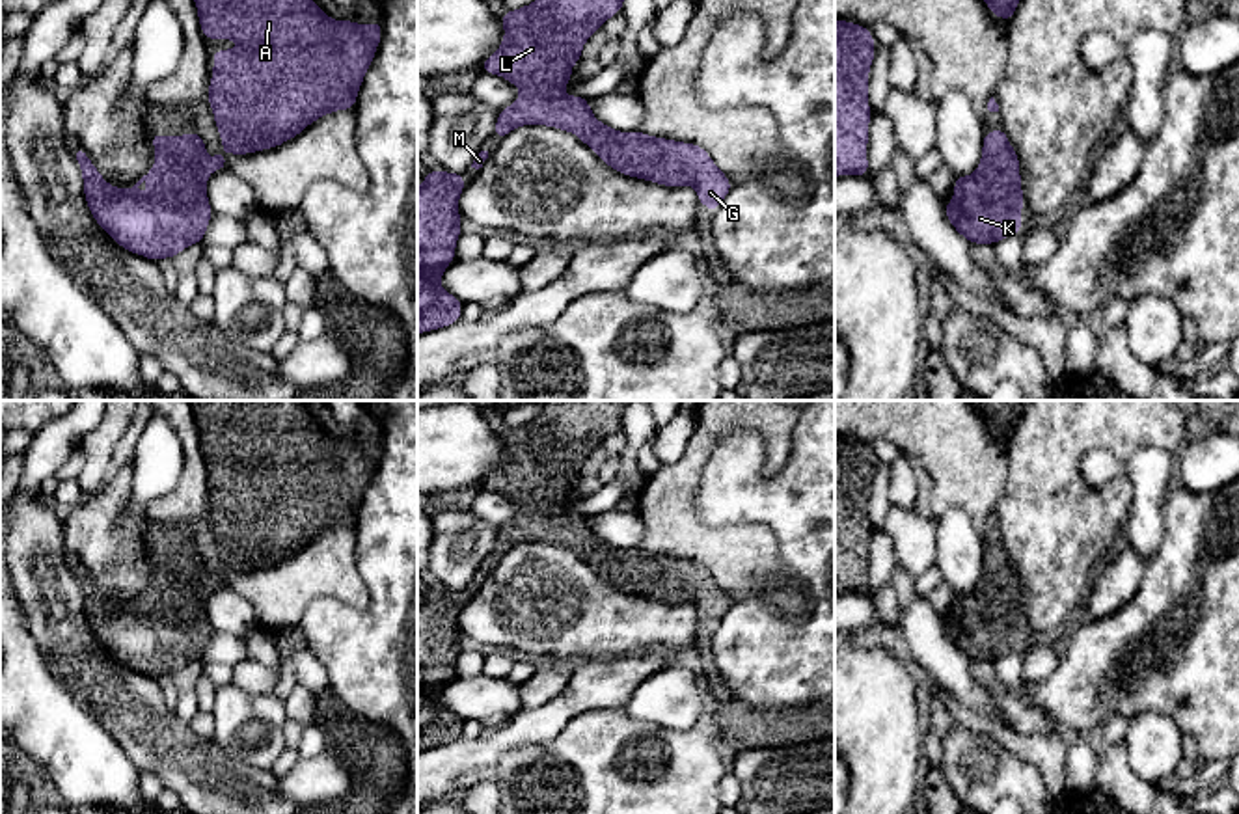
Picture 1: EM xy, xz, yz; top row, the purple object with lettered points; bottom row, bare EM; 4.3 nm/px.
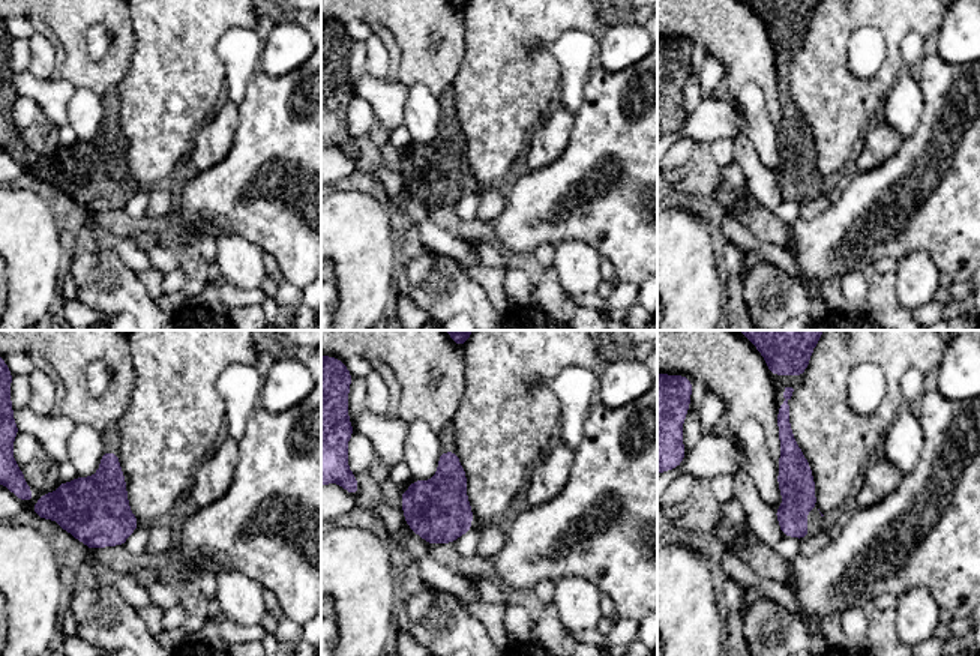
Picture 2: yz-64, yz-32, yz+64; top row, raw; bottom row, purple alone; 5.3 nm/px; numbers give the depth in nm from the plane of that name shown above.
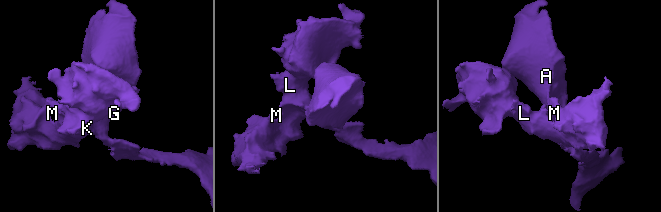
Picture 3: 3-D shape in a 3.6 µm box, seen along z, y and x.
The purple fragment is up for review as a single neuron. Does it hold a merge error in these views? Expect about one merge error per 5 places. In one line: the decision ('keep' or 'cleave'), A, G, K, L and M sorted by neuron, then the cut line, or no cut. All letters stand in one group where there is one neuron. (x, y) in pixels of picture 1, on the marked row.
keep | A G K L M | no cut

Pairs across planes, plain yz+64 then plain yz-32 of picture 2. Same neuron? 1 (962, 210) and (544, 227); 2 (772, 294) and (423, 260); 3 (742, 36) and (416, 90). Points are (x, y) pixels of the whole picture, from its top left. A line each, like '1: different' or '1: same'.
1: same
2: same
3: different

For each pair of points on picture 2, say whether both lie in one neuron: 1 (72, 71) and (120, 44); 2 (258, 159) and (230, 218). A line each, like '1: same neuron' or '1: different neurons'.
1: same neuron
2: same neuron

